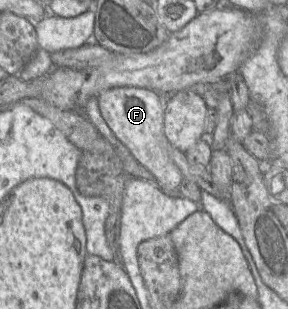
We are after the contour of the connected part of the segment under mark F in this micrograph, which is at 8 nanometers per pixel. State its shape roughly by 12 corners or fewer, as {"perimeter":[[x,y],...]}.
{"perimeter":[[115,87],[101,115],[166,189],[183,176],[168,153],[156,91]]}

